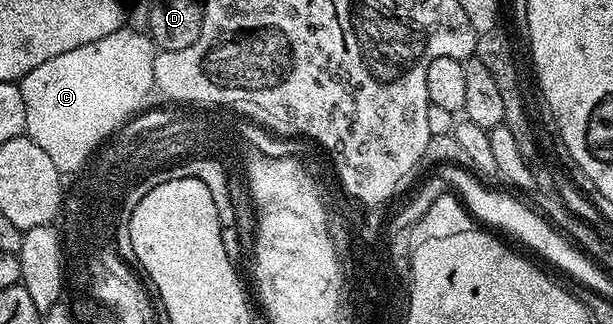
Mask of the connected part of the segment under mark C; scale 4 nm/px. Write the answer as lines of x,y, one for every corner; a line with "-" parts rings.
128,29
115,30
110,36
102,36
102,40
82,44
82,48
74,48
70,52
62,52
62,56
54,56
54,60
38,64
34,72
20,79
18,85
22,100
26,100
27,137
32,138
40,152
50,156
56,166
75,166
92,148
94,138
98,138
98,134
88,134
88,110
98,110
98,86
102,90
102,86
108,82
118,86
152,84
156,59
154,43
147,33
139,34
136,30

